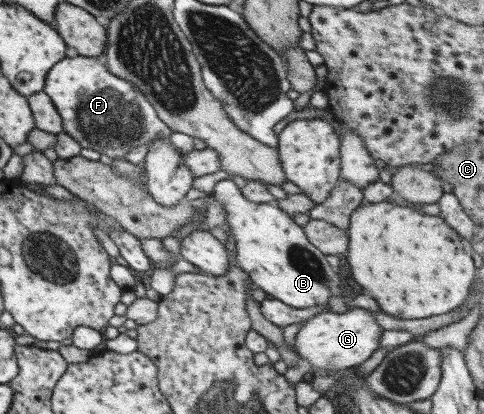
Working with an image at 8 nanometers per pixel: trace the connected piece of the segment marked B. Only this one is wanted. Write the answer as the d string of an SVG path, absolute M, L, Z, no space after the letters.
M233 181L215 183L211 195L222 204L225 225L235 241L234 263L250 278L253 285L294 309L327 305L329 296L340 296L337 270L325 261L325 255L306 240L293 219L275 203L247 200Z

